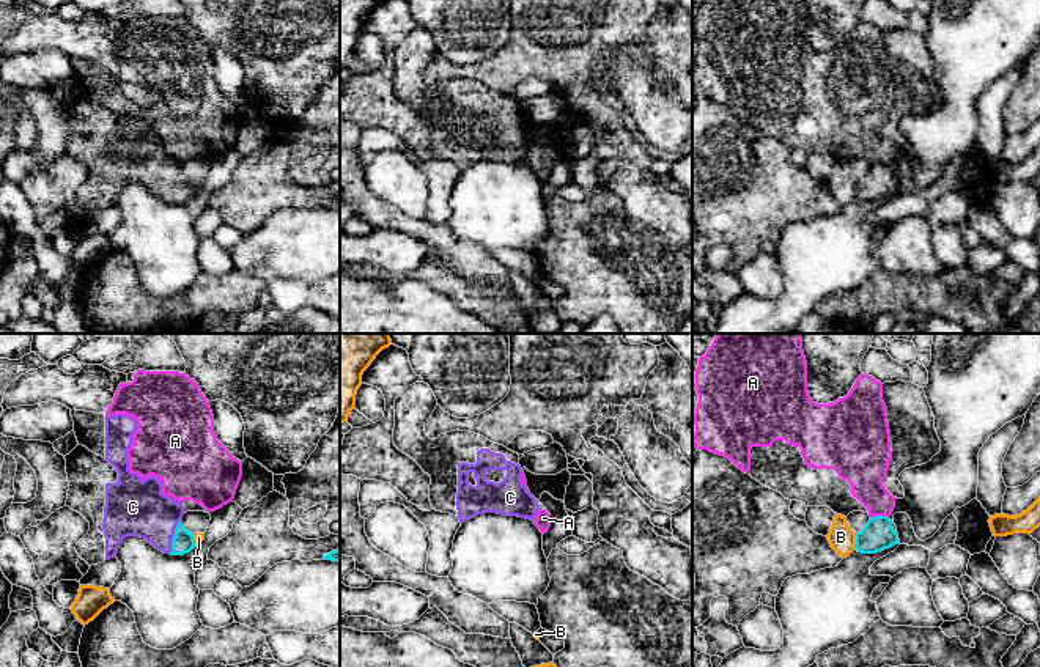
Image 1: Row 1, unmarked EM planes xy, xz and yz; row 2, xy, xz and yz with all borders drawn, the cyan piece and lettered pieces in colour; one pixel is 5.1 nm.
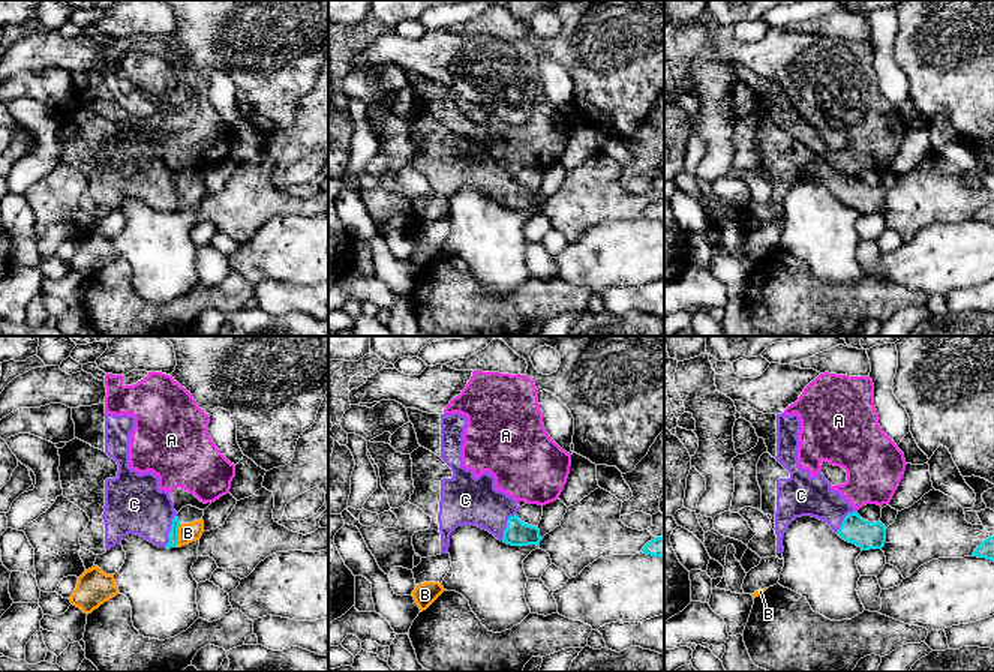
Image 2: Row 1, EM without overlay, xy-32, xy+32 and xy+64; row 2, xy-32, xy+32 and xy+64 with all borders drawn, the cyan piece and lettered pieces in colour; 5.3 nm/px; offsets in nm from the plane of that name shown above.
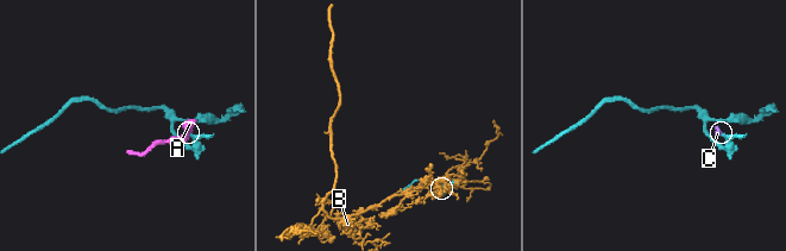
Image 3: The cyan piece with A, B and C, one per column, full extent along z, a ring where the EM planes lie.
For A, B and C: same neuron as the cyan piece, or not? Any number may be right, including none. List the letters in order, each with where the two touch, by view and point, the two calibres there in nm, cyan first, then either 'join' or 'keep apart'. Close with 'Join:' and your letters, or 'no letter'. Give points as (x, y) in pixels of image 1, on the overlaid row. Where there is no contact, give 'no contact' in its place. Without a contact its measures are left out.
A: contact yz (878, 516); calibres 160 and 200 nm; keep apart
B: contact yz (856, 541); calibres 160 and 140 nm; keep apart
C: contact xy (173, 537); calibres 110 and 280 nm; join
Join: C

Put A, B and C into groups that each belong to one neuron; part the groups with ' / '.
A / B / C

